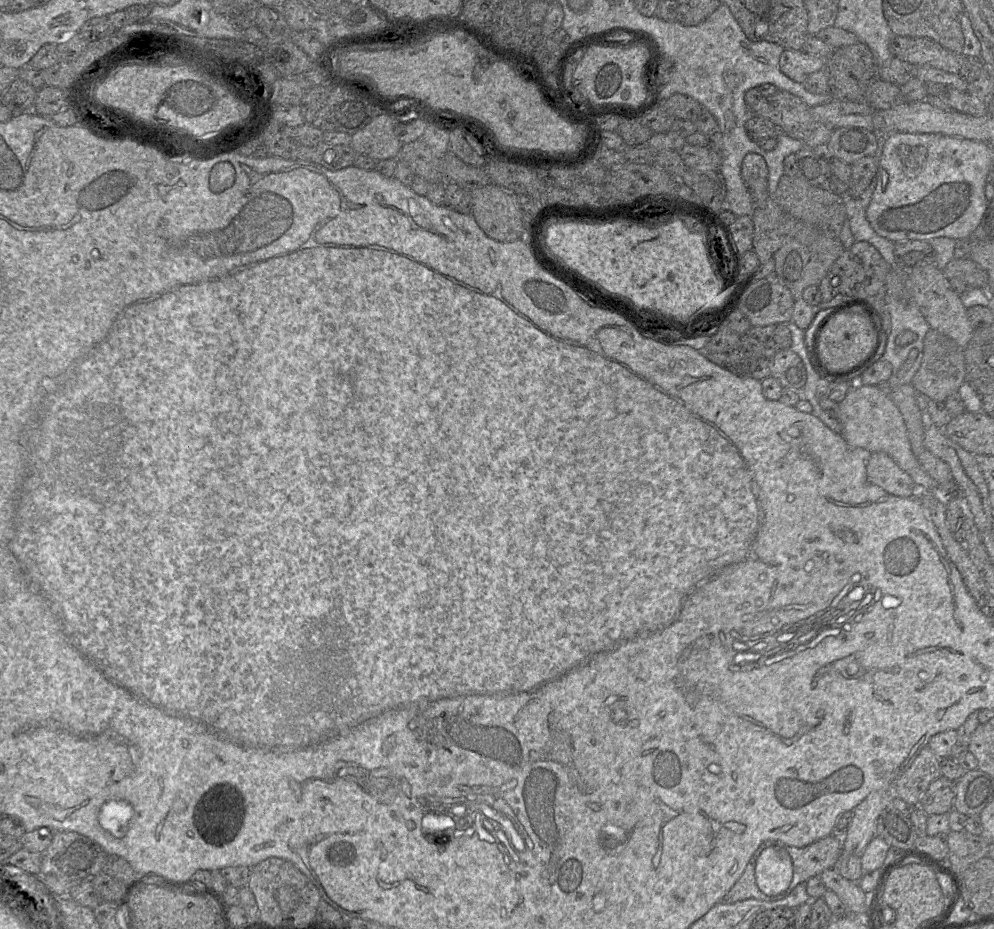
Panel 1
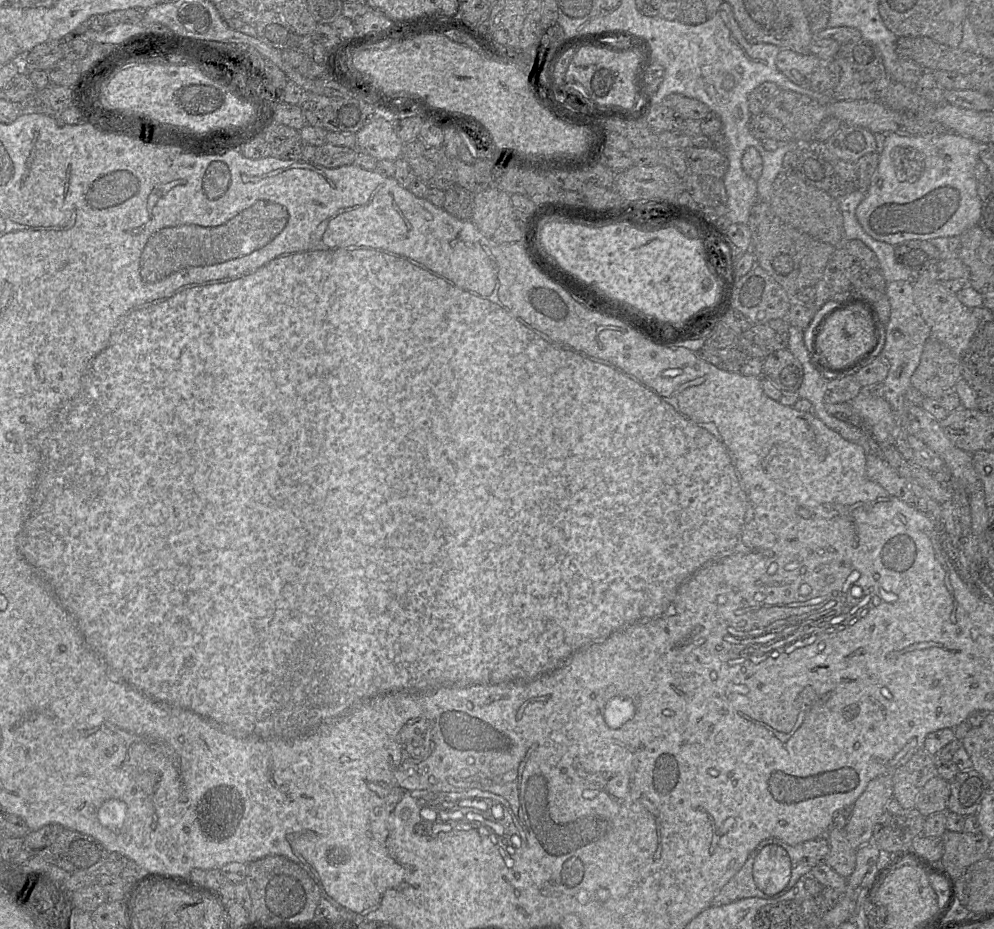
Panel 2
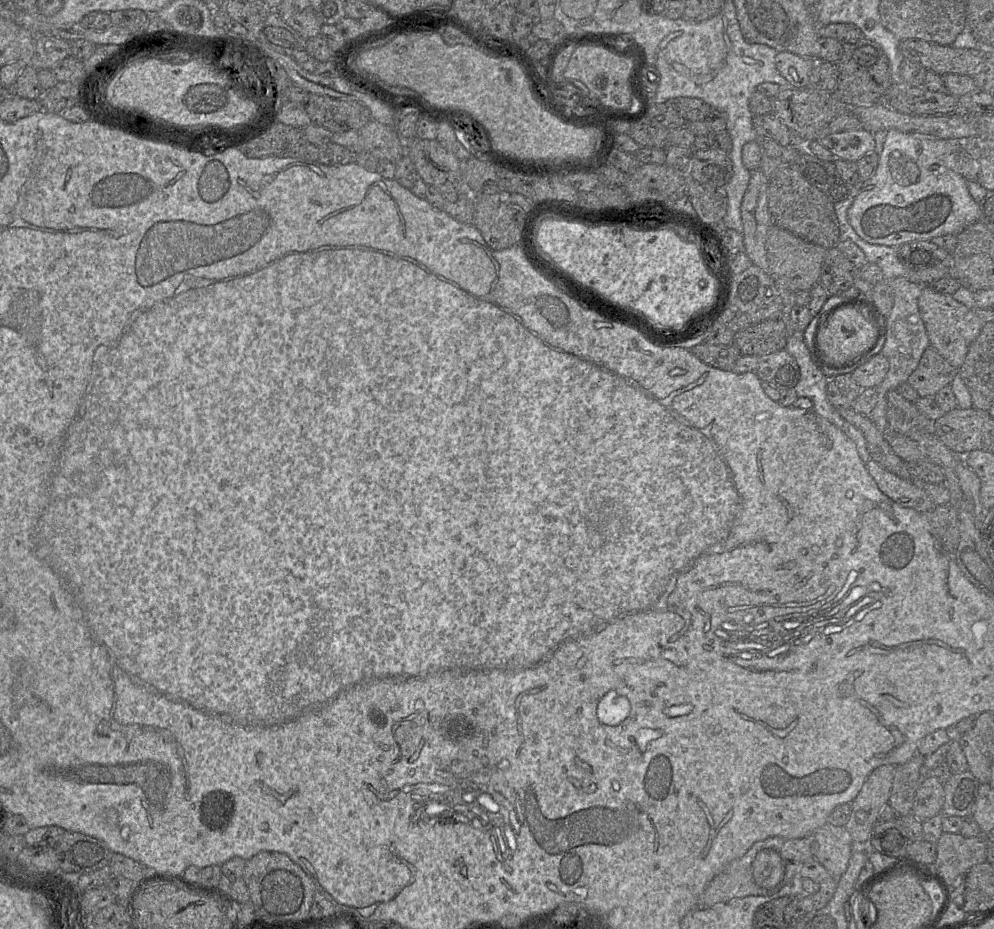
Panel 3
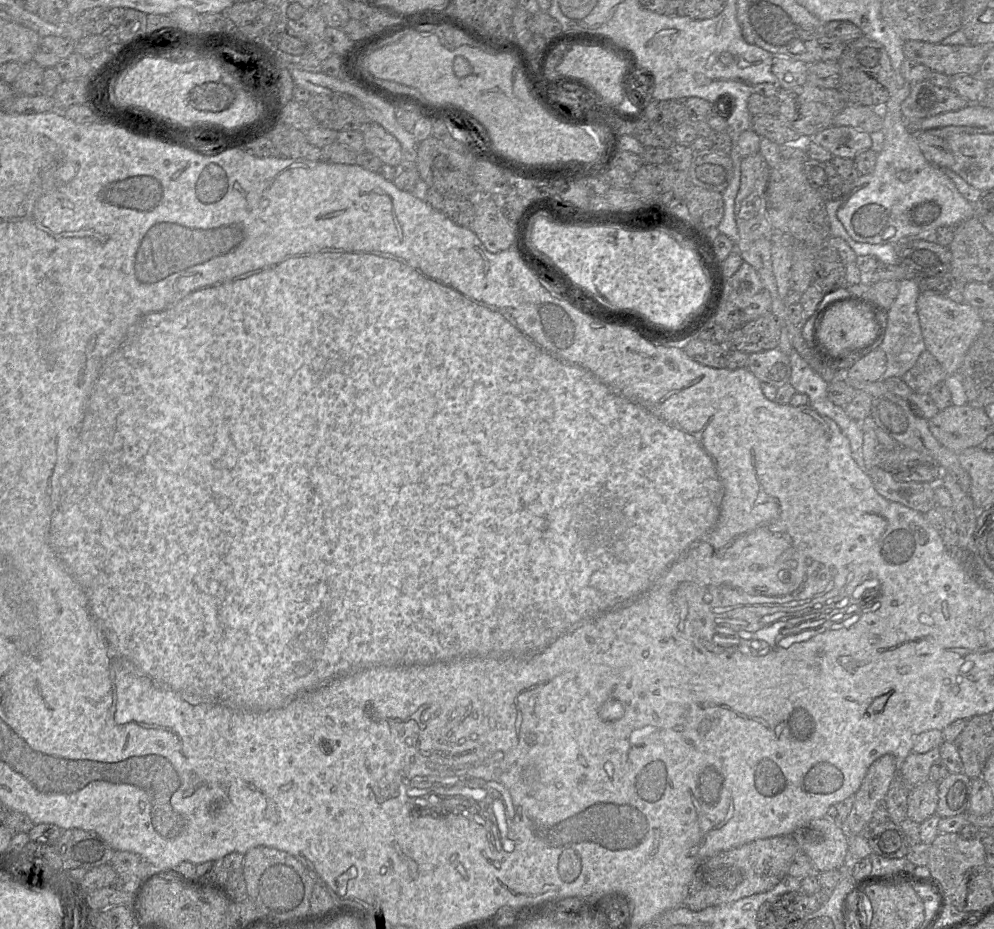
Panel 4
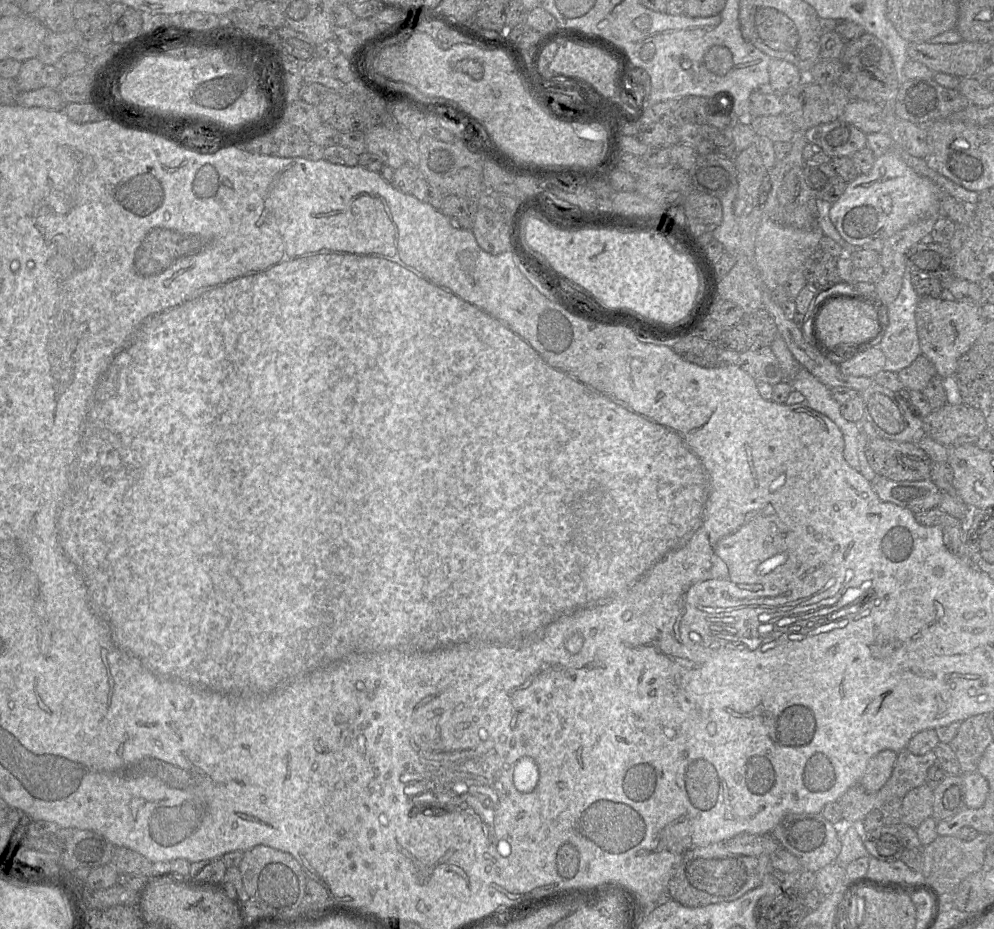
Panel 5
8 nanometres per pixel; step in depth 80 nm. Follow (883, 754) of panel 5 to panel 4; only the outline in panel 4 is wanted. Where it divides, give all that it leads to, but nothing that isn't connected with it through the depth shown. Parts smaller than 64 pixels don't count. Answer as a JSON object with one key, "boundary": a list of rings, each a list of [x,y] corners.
{"boundary":[[[885,754],[875,760],[854,794],[852,806],[843,828],[848,834],[865,834],[870,828],[874,811],[881,805],[890,784],[898,774],[899,760],[891,754]]]}

